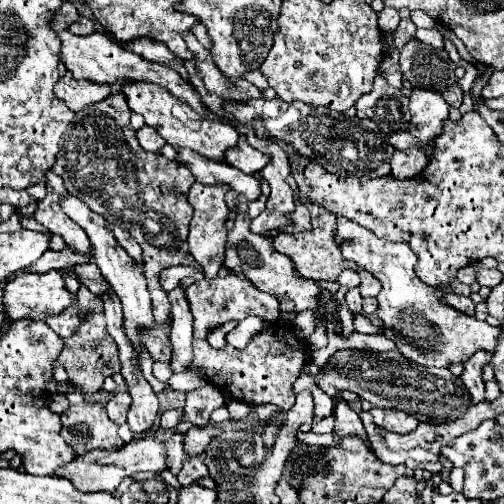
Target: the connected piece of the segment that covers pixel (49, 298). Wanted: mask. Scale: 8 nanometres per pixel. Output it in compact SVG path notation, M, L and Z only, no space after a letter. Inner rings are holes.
M58 270L44 274L18 274L8 284L4 284L4 310L10 320L44 320L46 316L54 316L72 304L72 294L64 286L64 278Z

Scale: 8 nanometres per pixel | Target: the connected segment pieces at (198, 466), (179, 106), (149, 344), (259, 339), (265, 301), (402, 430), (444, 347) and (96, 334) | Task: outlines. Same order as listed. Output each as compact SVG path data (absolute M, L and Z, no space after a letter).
M186 458L186 464L178 472L178 482L182 486L188 486L188 484L196 482L200 476L208 476L208 470L206 470L202 458Z
M128 80L128 82L120 84L120 92L126 96L130 110L142 114L146 118L146 124L154 126L158 130L158 134L172 146L190 148L210 160L220 160L222 154L226 152L226 148L236 146L236 142L238 142L238 132L230 124L224 124L216 118L208 118L208 116L194 112L184 100L172 96L166 88L160 88L158 84Z
M154 324L154 328L146 330L142 334L146 350L150 352L152 360L160 360L170 364L170 354L172 354L172 344L170 344L170 326L168 324Z
M272 324L268 330L256 334L244 350L236 350L230 344L224 350L214 350L208 346L208 340L194 338L194 362L190 368L198 368L208 382L236 400L244 400L246 404L276 404L282 410L290 410L296 398L292 384L306 362L306 344L290 328Z
M230 274L226 278L202 278L186 288L186 300L194 316L194 336L206 338L212 330L224 326L226 322L240 322L246 316L260 316L266 322L274 322L280 316L280 302L276 296L260 292L244 276Z
M372 408L370 414L374 416L374 422L378 428L386 432L396 432L396 434L410 434L420 424L416 422L416 418L408 416L406 412L392 410L392 408Z
M338 218L338 236L342 246L342 256L350 262L356 262L360 268L370 272L382 284L382 292L378 294L378 318L382 320L384 336L390 338L400 354L420 366L440 366L450 368L452 364L464 364L474 356L474 352L494 352L496 338L500 336L500 328L490 326L488 322L478 322L472 316L466 316L450 306L446 306L440 296L444 292L440 288L432 288L424 284L416 272L416 256L408 244L388 242L376 238L366 228L350 222L348 218Z
M86 314L76 332L70 338L64 338L64 348L58 356L58 362L66 368L68 380L78 386L84 394L94 394L102 388L104 378L120 372L120 360L116 352L116 342L108 336L104 328L104 314Z

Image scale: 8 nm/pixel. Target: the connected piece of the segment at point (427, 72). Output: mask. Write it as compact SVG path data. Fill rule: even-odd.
M410 40L402 52L400 52L400 68L404 78L414 86L414 88L424 88L424 90L432 90L432 92L442 92L450 86L454 86L458 82L454 70L456 64L448 58L446 50L442 48L428 48L426 44L420 44L418 40Z

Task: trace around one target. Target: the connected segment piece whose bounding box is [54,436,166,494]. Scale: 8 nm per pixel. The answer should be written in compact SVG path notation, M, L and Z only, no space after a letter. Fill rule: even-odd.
M142 436L142 438L134 438L130 444L126 444L118 452L94 450L84 456L78 456L76 460L72 460L72 464L64 464L64 468L58 468L58 472L54 474L66 480L72 480L74 488L78 488L80 492L110 492L112 494L124 478L136 472L146 472L146 470L160 474L164 468L166 468L166 444L152 436Z

